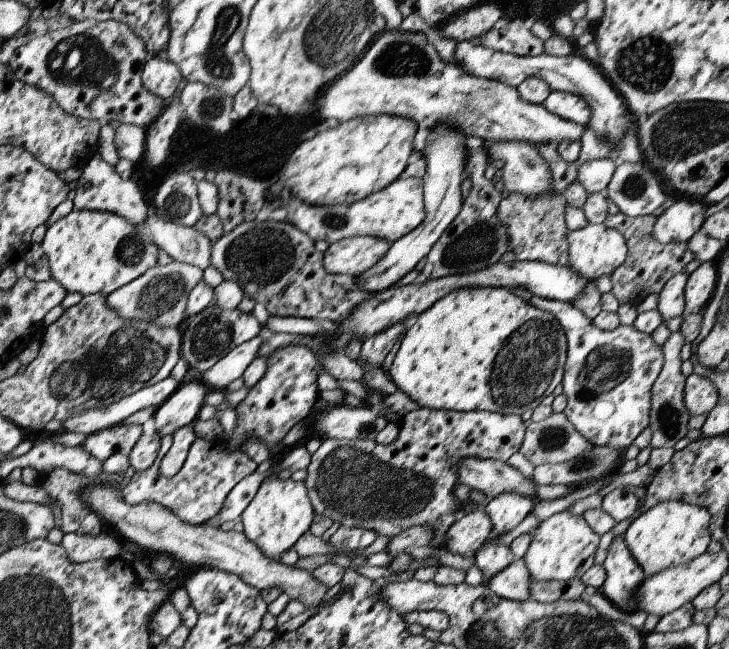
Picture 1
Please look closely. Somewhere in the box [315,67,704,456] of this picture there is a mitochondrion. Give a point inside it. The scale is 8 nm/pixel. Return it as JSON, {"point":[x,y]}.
{"point":[522,371]}

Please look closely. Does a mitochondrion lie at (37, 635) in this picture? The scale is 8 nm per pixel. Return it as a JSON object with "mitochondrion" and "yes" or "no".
{"mitochondrion":"yes"}

